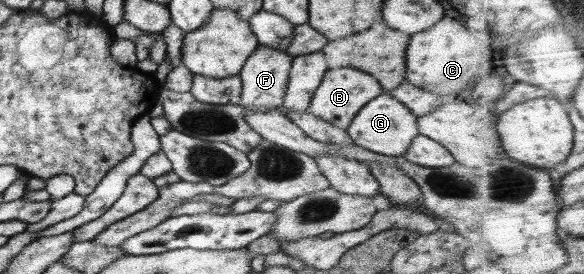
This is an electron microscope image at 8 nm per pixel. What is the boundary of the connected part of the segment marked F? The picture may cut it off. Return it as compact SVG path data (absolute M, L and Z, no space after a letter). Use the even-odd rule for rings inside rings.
M261 44L257 46L249 55L238 74L238 77L242 80L240 105L244 110L264 111L277 108L282 109L291 67L292 57L285 51L275 50L273 47L266 47Z

